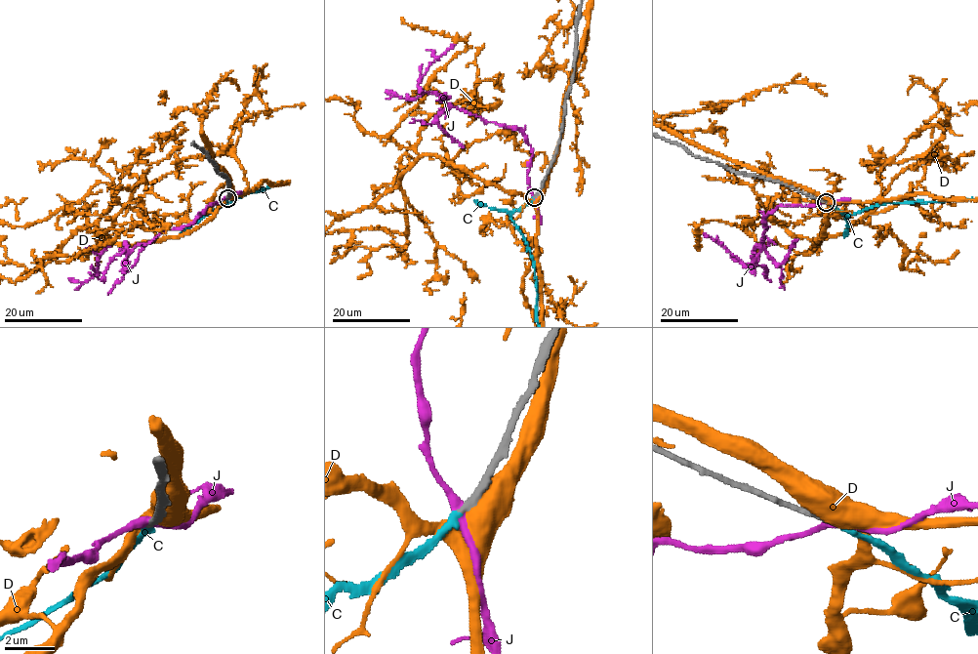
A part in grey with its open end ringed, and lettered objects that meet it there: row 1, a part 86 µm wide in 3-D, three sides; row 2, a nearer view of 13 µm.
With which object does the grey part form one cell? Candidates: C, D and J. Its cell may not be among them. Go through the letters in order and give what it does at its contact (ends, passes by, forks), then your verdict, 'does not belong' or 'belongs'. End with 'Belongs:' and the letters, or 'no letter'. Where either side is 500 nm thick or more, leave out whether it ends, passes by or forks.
C: it ends; belongs
D: does not belong
J: it passes by; does not belong
Belongs: C

